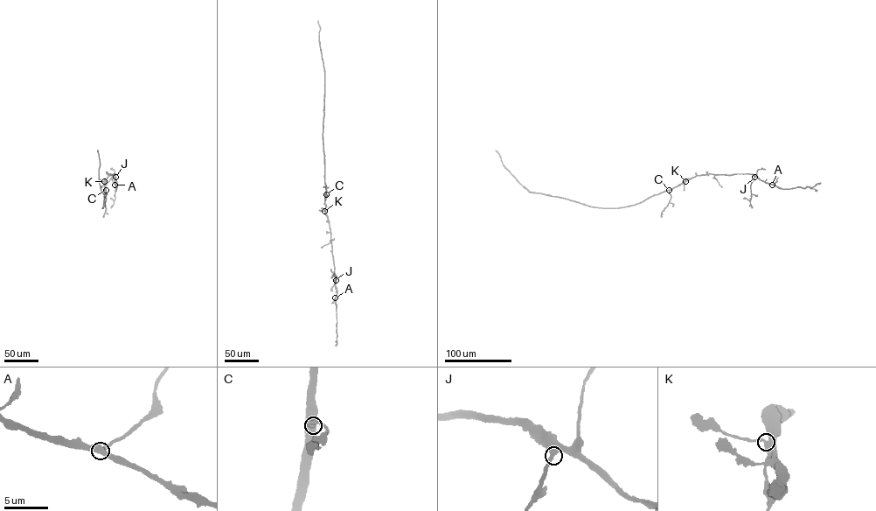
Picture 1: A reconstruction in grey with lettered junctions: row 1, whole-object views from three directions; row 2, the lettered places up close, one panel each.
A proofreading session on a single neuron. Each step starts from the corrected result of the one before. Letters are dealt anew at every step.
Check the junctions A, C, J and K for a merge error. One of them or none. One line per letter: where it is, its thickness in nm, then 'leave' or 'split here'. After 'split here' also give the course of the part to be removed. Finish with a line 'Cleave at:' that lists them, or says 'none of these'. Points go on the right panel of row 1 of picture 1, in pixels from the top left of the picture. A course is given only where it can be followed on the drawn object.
A: place (772, 185); calibre 460 nm; leave
C: place (669, 190); calibre 500 nm; leave
J: place (754, 177); calibre 480 nm; leave
K: place (685, 181); calibre 460 nm; leave
Cleave at: none of these

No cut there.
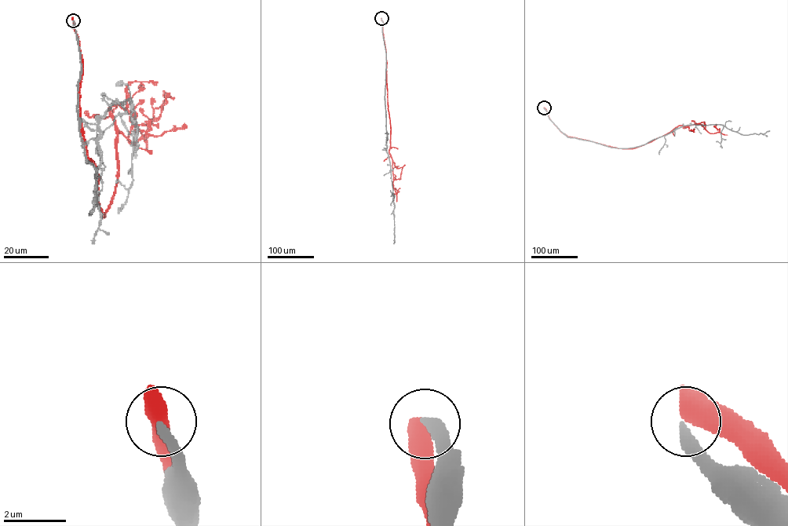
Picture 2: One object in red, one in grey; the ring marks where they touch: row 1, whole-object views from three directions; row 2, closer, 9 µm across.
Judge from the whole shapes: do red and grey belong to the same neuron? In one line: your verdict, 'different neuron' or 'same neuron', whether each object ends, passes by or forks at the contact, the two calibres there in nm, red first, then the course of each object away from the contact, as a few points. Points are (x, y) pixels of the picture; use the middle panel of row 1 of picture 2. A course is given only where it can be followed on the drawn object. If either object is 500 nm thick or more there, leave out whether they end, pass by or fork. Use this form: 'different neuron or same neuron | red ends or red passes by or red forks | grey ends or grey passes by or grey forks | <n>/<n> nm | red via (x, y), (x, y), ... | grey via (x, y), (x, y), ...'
different neuron | 650/320 nm | red via (381, 18), (390, 127), (388, 151), (392, 160), (392, 184), (396, 194), (400, 188) | grey via (381, 18), (386, 52), (386, 151), (395, 206), (394, 244)

